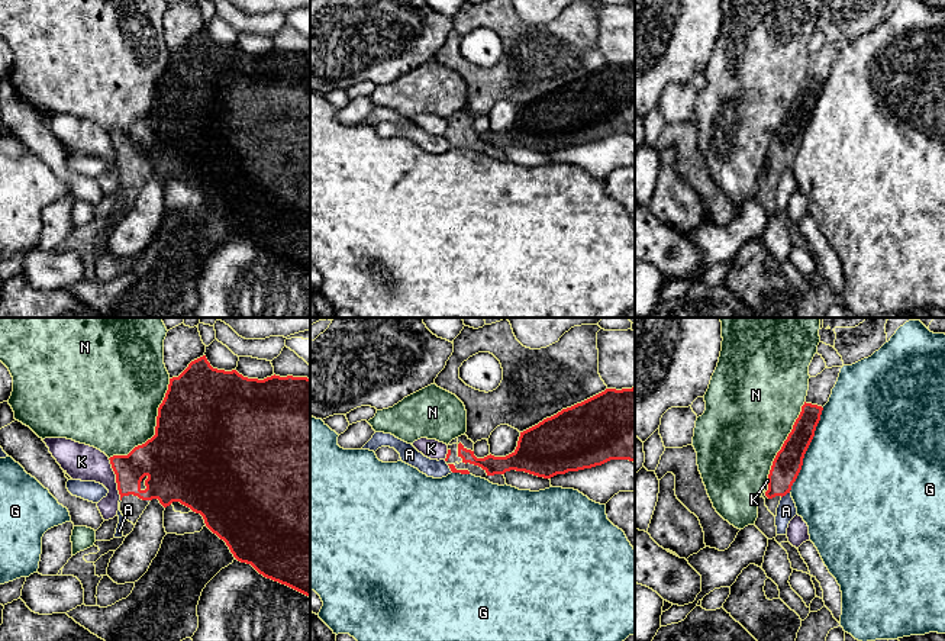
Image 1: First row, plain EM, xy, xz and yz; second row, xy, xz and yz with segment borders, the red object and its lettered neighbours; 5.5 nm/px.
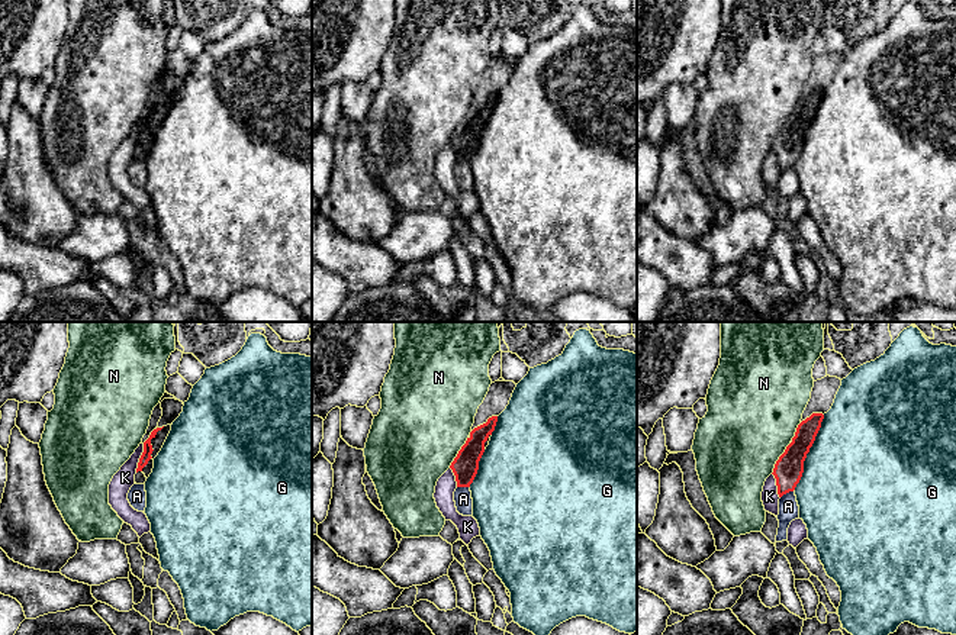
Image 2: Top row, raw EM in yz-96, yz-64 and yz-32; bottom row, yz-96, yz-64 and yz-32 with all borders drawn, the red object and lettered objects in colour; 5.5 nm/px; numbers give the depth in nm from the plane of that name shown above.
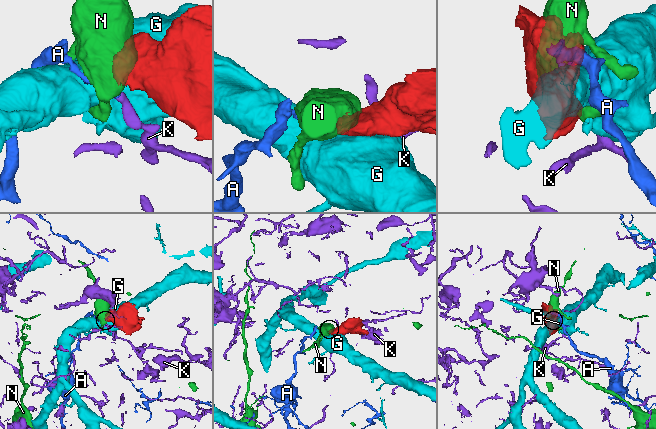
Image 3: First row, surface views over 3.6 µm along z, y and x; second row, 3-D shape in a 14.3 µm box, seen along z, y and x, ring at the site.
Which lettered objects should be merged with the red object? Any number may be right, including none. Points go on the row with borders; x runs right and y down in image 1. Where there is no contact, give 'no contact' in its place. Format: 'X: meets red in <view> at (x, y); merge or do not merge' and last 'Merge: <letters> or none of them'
A: meets red in yz at (784, 495); do not merge
G: meets red in yz at (806, 450); do not merge
K: meets red in xy at (116, 479); do not merge
N: meets red in xy at (155, 429); do not merge
Merge: none of them

